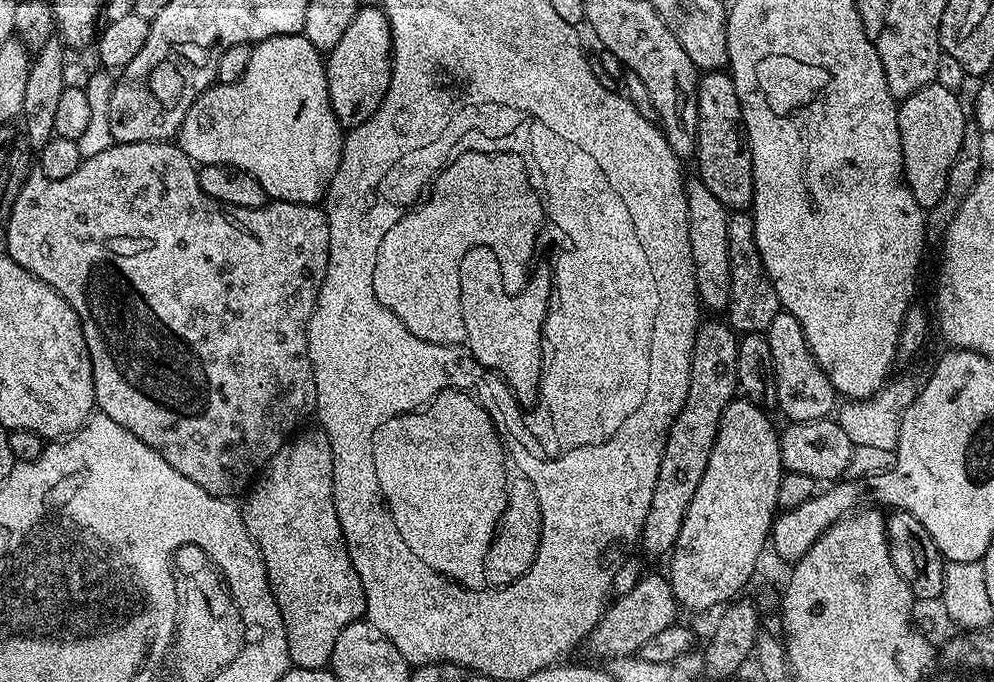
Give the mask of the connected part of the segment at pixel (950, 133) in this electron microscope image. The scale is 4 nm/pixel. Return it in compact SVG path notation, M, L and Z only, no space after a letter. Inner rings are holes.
M928 84L898 104L898 126L904 159L904 180L910 194L925 210L936 208L948 188L948 175L964 144L964 108L947 84Z

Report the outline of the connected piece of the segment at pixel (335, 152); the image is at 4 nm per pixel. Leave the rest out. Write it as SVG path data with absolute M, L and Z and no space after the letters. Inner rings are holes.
M302 34L294 36L275 36L269 40L262 40L255 45L250 54L250 66L246 66L246 74L238 78L238 82L233 84L215 83L207 88L198 99L194 106L186 114L178 133L178 143L180 149L185 152L197 165L202 164L233 164L258 178L266 190L266 194L272 200L285 200L295 204L315 204L319 205L328 195L328 187L338 170L338 162L342 158L344 149L345 129L338 122L338 118L332 109L330 94L328 93L328 69L325 57L318 51L312 43Z

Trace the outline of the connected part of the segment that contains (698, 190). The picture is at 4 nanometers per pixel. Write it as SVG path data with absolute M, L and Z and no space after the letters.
M692 178L684 185L684 193L686 194L686 206L688 207L688 221L690 222L690 250L692 251L692 257L694 258L694 274L696 275L696 295L700 297L700 303L705 309L708 308L709 313L720 314L728 307L728 299L730 298L730 250L726 246L726 222L730 215L729 209L722 206L722 202L718 202L718 198L714 198L714 194L710 194L710 190L706 190L706 186L699 178Z

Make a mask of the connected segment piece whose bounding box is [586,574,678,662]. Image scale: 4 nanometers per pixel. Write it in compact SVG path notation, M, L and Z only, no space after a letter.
M645 575L631 592L615 597L605 607L600 620L588 636L586 649L588 648L590 655L601 656L605 662L621 656L636 656L654 634L659 634L677 623L676 612L678 613L678 605L667 579L663 575Z

